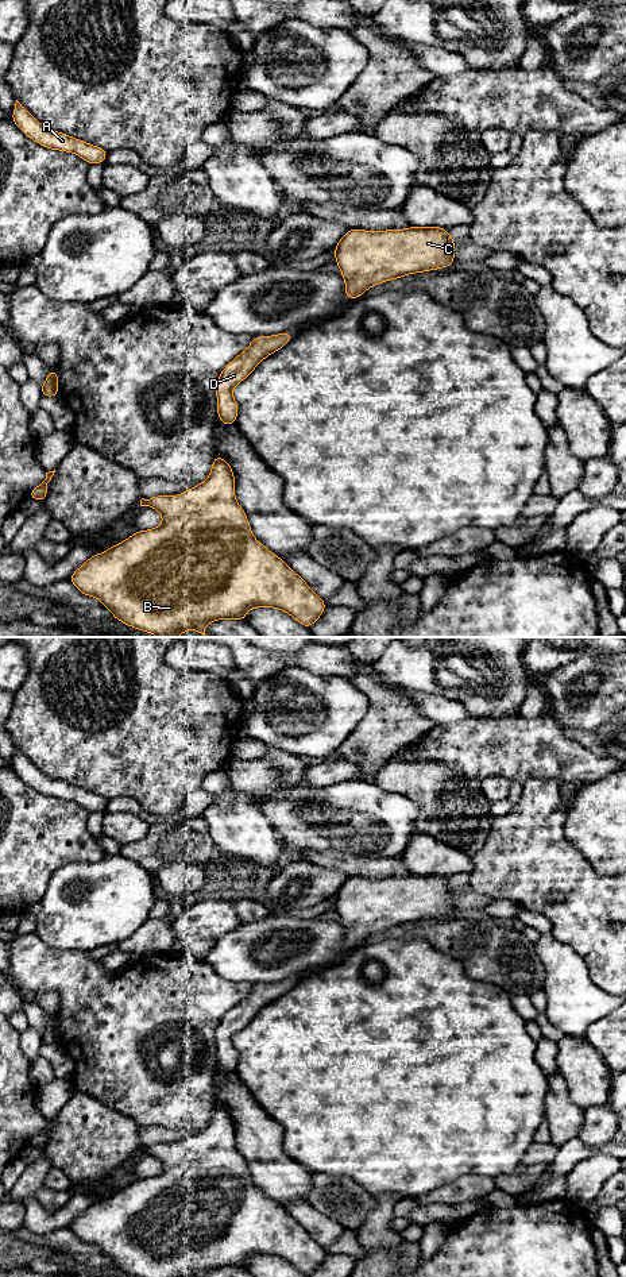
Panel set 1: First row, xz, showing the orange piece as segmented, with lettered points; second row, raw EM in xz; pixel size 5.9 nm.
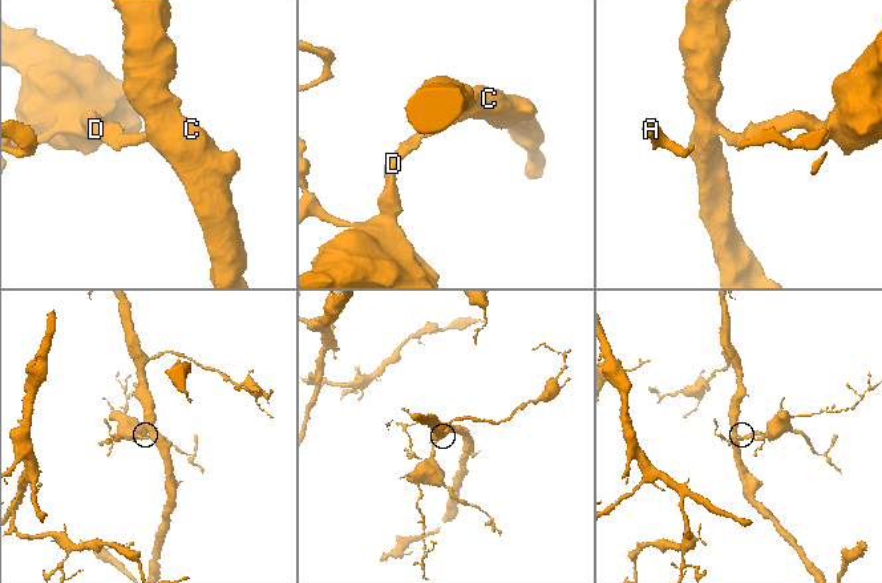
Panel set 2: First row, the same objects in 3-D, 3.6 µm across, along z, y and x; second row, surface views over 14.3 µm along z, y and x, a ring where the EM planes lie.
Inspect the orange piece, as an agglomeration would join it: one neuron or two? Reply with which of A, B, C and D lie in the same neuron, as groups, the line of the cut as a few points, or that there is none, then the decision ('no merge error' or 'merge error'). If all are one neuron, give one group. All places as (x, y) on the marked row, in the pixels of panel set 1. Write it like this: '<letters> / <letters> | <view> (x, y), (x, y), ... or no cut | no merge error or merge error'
A B C D | no cut | no merge error

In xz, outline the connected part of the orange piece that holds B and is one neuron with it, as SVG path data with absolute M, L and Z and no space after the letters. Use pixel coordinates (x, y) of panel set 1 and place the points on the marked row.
M219 454L206 481L178 495L142 498L140 506L158 510L162 524L90 556L69 578L81 594L100 599L127 626L158 637L178 637L189 629L205 636L209 622L246 621L246 613L256 607L281 609L305 628L324 613L324 599L254 537L235 498L232 467Z

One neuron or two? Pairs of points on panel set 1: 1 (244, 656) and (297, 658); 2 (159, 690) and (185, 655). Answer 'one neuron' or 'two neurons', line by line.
1: one neuron
2: two neurons

